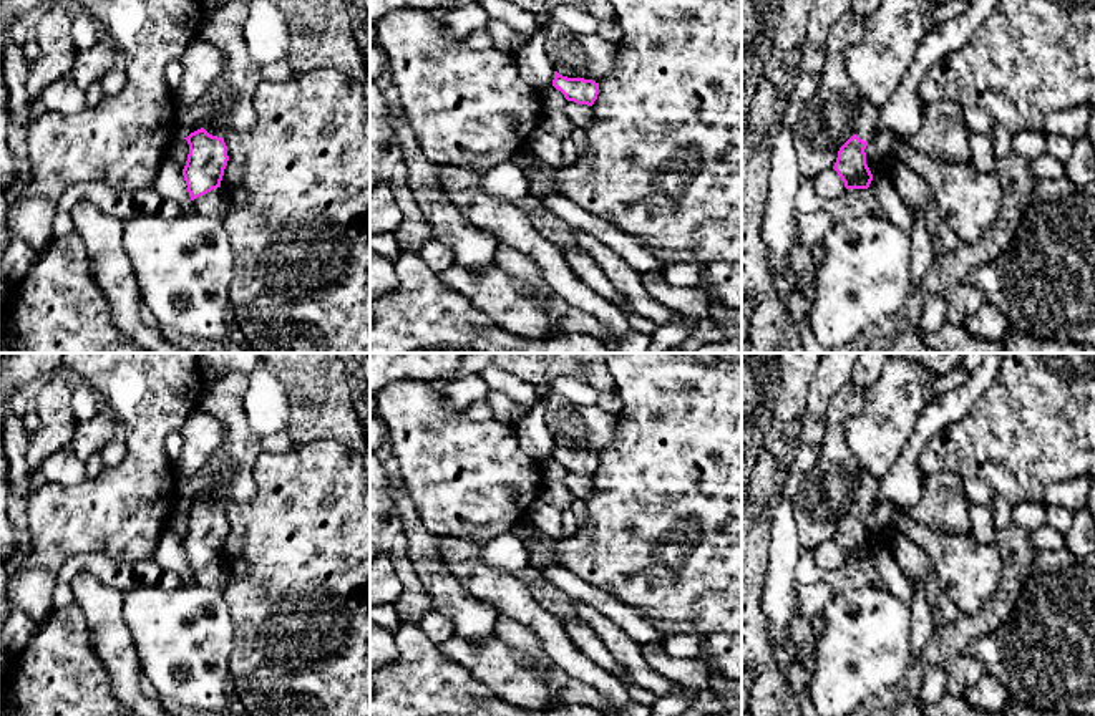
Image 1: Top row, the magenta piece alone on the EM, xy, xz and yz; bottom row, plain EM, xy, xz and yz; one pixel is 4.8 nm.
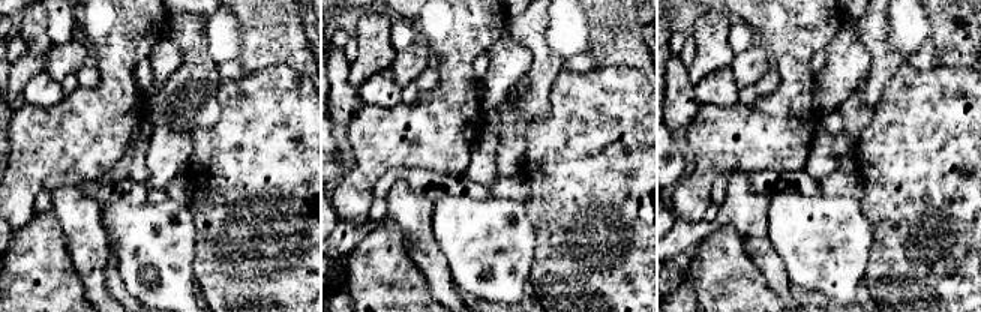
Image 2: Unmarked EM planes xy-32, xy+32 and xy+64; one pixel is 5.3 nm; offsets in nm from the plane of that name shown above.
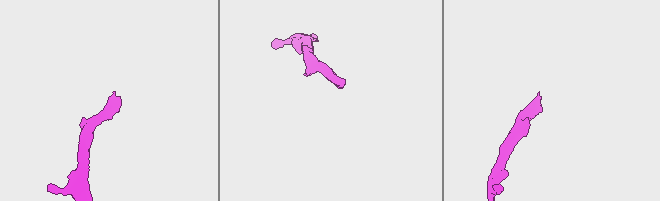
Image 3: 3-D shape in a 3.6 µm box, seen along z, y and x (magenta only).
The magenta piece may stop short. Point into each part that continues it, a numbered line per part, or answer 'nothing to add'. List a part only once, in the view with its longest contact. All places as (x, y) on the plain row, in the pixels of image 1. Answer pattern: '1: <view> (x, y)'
1: yz (866, 496)

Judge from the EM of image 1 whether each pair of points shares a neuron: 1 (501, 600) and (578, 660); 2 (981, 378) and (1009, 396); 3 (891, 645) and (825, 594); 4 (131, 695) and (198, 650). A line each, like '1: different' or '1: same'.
1: same
2: different
3: different
4: different

